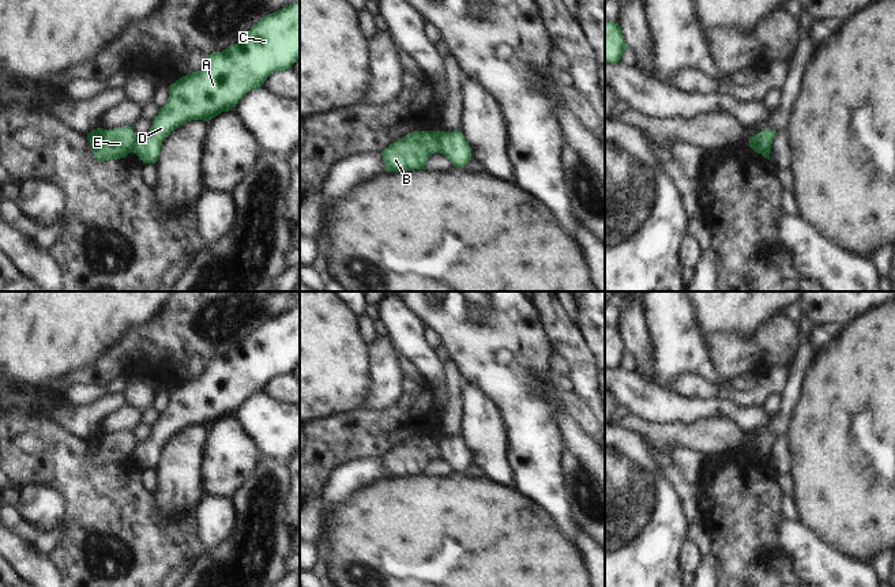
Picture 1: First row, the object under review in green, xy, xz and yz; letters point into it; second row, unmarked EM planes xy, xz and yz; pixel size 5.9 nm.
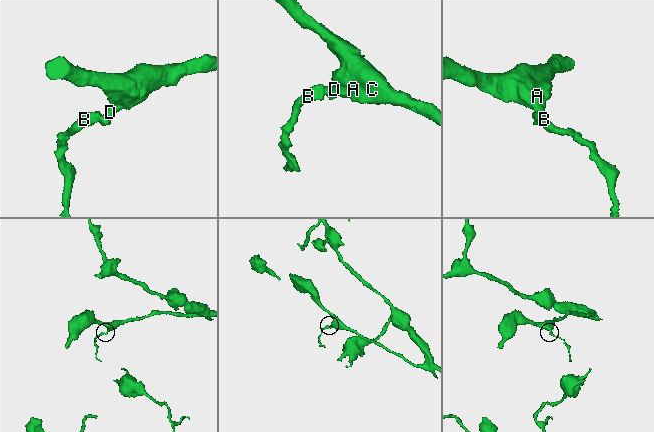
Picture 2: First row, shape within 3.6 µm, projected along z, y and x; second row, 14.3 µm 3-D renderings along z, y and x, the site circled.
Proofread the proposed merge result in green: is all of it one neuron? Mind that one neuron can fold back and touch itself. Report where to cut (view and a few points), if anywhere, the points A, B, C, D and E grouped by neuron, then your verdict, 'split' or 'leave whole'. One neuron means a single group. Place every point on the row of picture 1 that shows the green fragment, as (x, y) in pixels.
cut in xz along (440, 132), (439, 151); A C D / B E; split

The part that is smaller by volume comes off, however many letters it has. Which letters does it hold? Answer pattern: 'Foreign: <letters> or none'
Foreign: B, E

